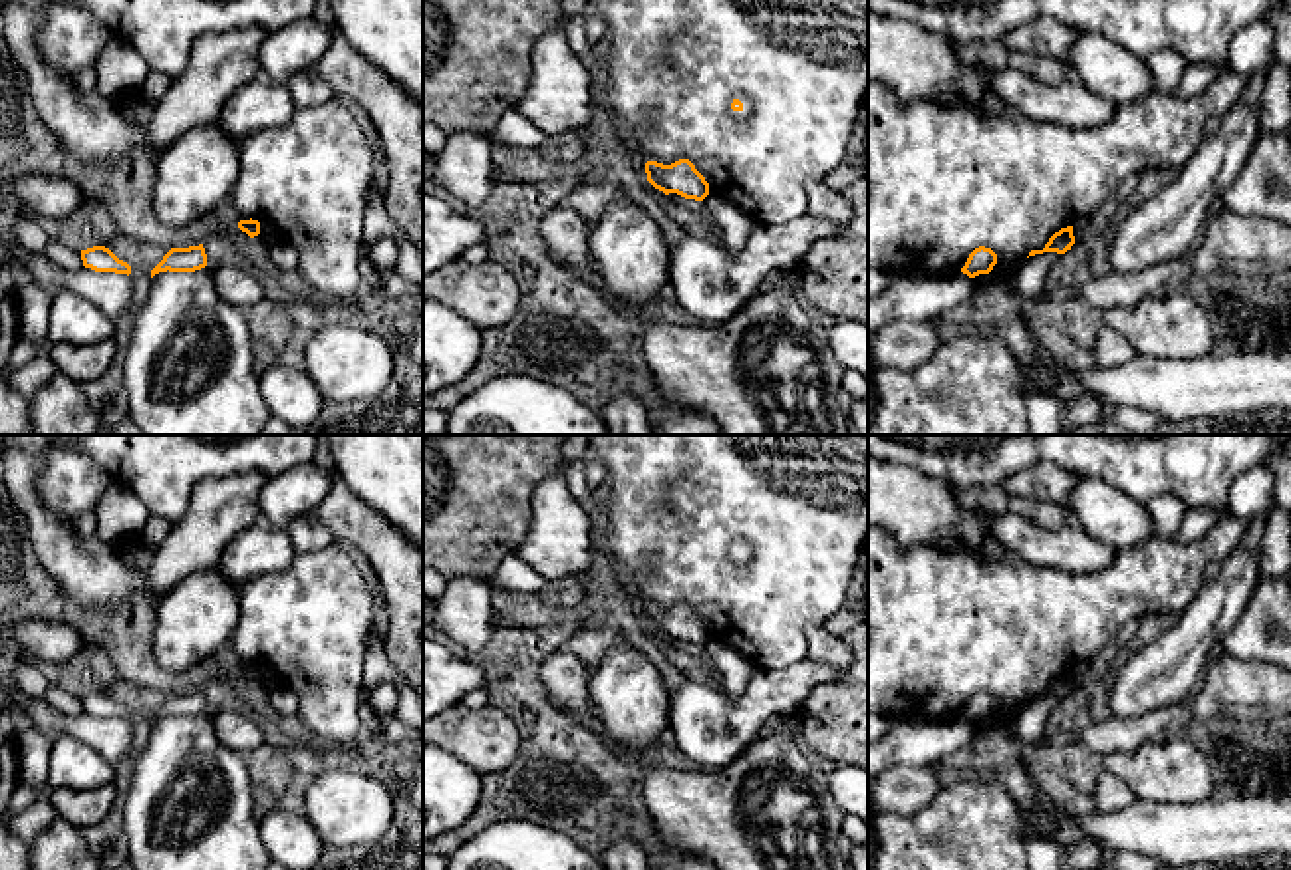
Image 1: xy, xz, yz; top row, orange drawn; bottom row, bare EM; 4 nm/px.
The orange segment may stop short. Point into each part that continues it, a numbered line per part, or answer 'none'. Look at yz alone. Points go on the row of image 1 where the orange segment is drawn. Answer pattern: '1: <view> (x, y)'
none

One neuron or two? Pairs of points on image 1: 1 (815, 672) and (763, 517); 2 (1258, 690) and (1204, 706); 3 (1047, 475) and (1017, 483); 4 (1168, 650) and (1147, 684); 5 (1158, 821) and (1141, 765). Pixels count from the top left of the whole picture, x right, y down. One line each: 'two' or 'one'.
1: two
2: one
3: one
4: one
5: two

